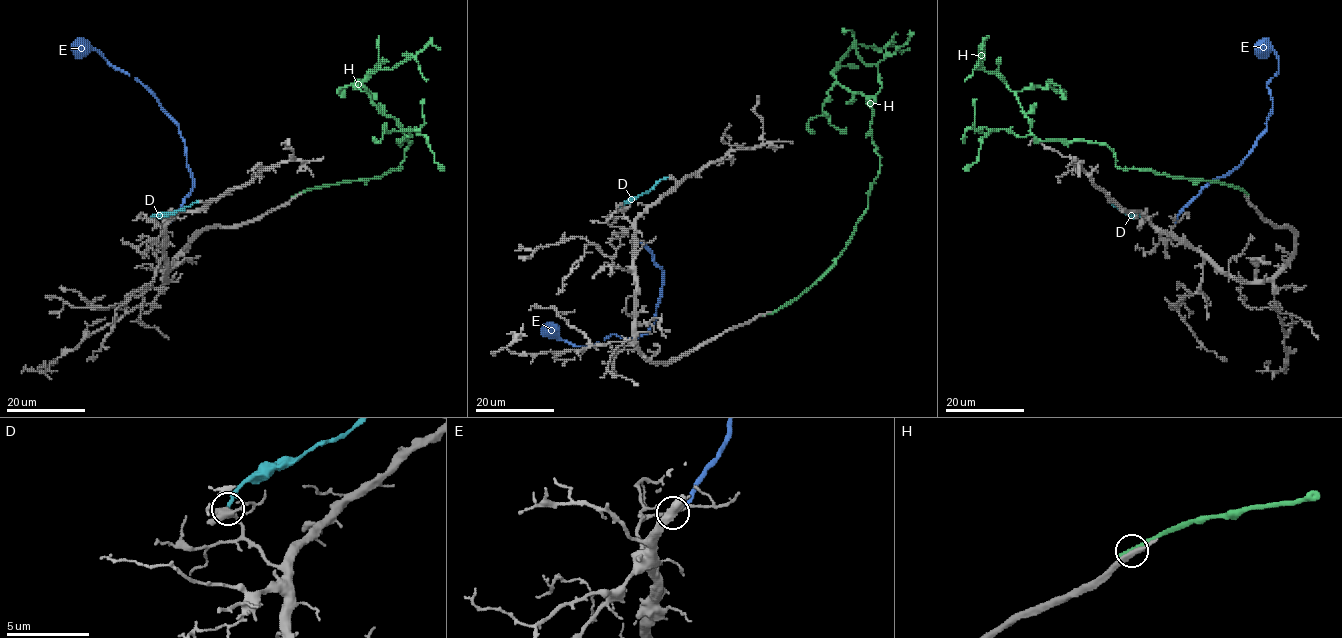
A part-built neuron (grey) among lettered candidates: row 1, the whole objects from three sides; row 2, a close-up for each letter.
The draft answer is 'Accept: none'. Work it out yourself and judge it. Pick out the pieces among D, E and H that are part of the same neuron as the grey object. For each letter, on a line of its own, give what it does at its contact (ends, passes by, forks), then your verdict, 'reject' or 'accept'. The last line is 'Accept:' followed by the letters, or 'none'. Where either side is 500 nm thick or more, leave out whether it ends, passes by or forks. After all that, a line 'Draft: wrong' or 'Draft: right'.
D: it ends; reject
E: it ends; reject
H: it ends; reject
Accept: none
Draft: right

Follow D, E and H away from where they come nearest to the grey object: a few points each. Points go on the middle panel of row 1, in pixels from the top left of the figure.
D: (620, 209), (625, 202), (646, 193), (669, 177)
E: (639, 243), (662, 273), (660, 299), (647, 333), (632, 339), (612, 334), (593, 345), (572, 345), (541, 325)
H: (764, 314), (831, 267), (879, 173), (874, 99), (843, 87), (832, 71), (857, 44), (909, 49)

